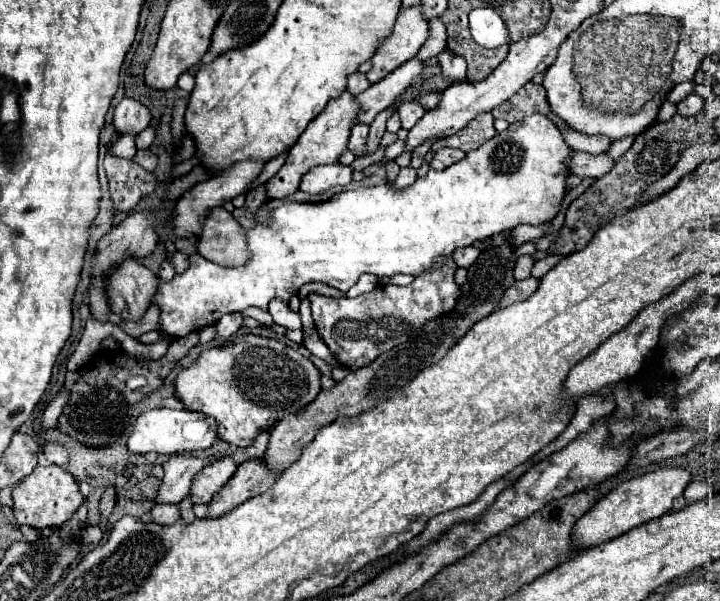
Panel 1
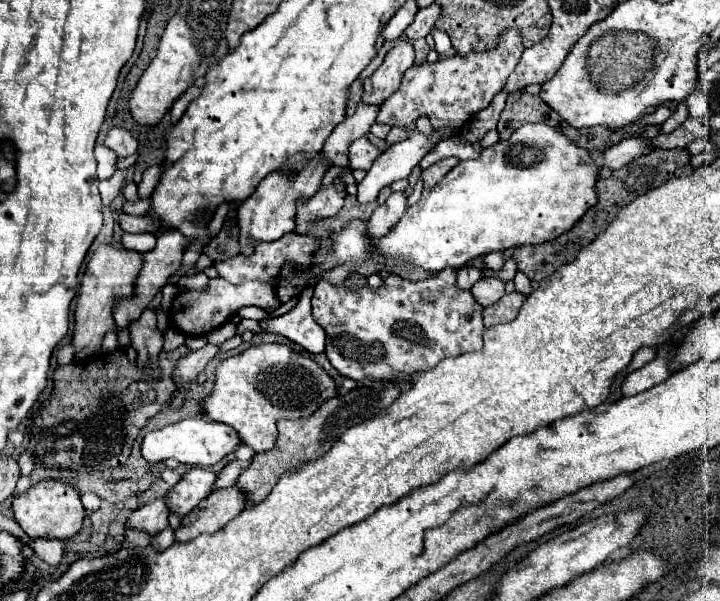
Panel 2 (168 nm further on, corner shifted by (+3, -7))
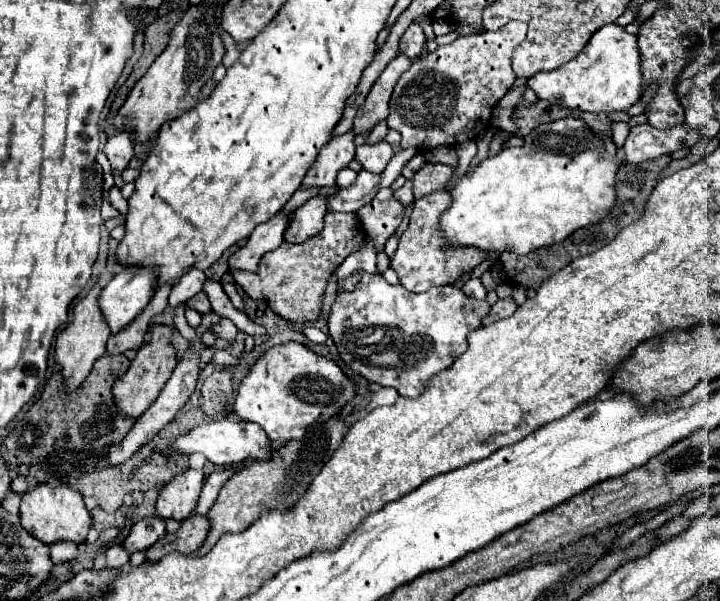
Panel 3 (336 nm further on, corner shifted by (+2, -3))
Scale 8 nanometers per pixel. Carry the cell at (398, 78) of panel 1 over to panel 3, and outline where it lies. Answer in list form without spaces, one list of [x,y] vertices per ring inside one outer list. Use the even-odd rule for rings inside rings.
[[[354,132],[336,136],[330,140],[318,154],[318,160],[308,170],[306,178],[302,180],[302,188],[330,188],[336,186],[336,174],[340,168],[346,168],[348,162],[354,158]]]

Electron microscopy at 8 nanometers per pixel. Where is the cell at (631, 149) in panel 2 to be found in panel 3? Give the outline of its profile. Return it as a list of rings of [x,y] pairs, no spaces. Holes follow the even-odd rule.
[[[650,124],[630,128],[630,136],[624,142],[626,162],[644,162],[670,154],[680,148],[692,148],[700,140],[700,132],[688,124],[678,124],[668,130],[658,130]]]

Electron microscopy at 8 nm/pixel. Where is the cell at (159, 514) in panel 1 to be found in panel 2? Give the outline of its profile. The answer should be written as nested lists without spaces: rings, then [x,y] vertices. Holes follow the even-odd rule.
[[[127,528],[125,530],[125,540],[127,540],[129,546],[149,546],[153,536],[147,534],[147,532],[139,532],[135,528]]]

